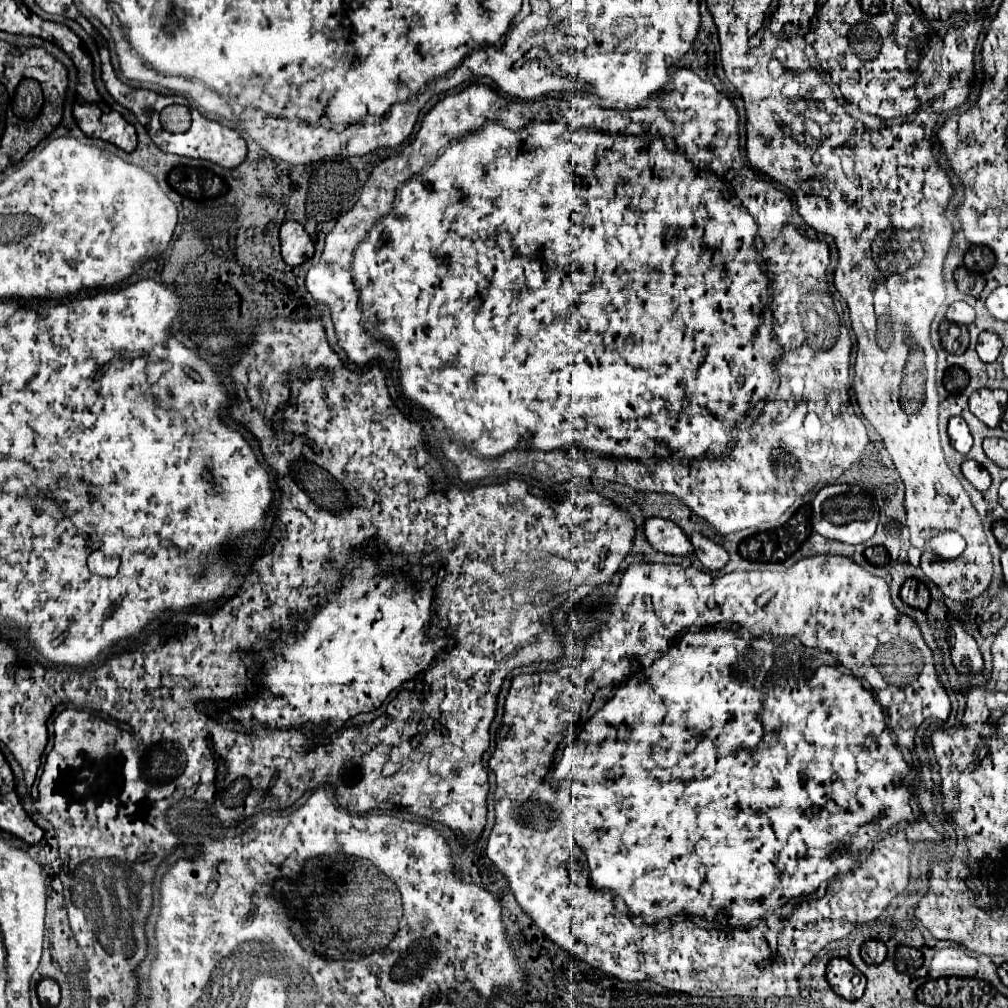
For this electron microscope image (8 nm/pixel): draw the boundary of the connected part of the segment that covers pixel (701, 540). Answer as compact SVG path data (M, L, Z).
M693 533L691 543L695 547L695 557L701 561L703 567L707 567L711 571L719 571L719 569L723 569L727 565L729 553L721 545L717 545L711 539L707 539L705 535Z

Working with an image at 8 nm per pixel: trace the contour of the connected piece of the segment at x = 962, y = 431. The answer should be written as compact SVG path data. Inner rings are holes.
M961 417L949 419L949 437L951 437L951 445L963 455L967 455L969 449L973 447L973 437L969 433L969 427L967 427L965 419L961 419Z

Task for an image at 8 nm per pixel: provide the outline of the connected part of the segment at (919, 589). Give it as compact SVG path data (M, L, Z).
M909 579L903 583L901 587L901 599L903 603L907 603L913 609L921 609L925 611L929 605L929 589L925 583L917 581L917 579Z

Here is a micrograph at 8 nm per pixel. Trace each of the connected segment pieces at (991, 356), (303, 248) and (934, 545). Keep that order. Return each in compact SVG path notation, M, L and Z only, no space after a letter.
M983 331L983 333L979 335L977 353L979 353L981 361L985 361L985 363L995 361L995 359L999 357L999 353L1001 353L1001 347L1003 347L1003 343L1001 343L1001 339L999 339L995 333Z
M285 221L281 225L281 255L287 265L301 265L313 257L313 241L297 221Z
M939 531L927 541L925 549L941 557L943 561L955 561L965 551L965 539L957 531Z

